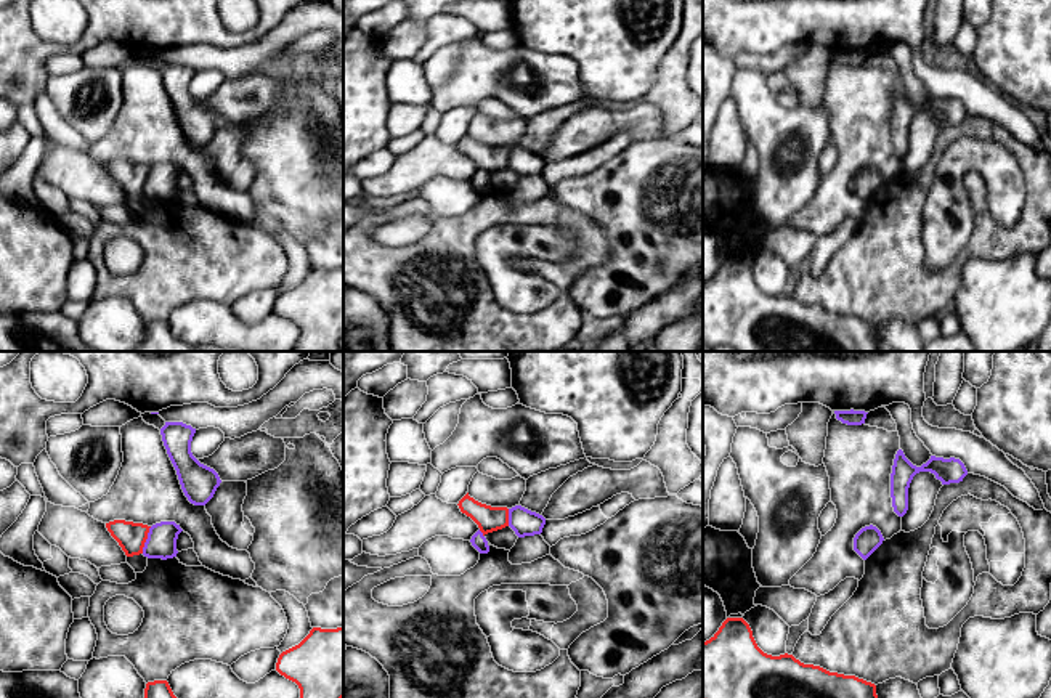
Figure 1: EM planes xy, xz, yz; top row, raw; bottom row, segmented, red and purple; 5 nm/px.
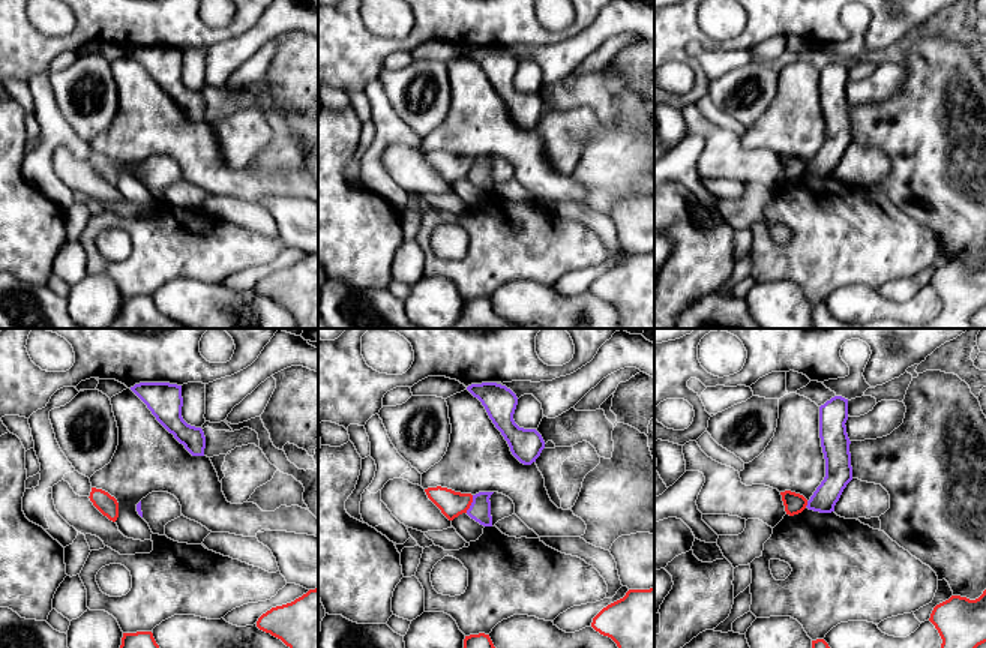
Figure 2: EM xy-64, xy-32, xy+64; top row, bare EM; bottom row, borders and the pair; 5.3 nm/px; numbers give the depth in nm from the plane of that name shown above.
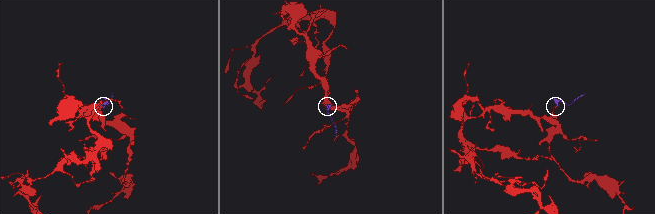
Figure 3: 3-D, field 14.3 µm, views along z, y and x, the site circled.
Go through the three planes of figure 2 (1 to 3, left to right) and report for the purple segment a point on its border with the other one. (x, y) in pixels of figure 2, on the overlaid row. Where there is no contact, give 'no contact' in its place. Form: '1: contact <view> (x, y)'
1: no contact
2: contact xy-32 (470, 504)
3: contact xy+64 (806, 504)

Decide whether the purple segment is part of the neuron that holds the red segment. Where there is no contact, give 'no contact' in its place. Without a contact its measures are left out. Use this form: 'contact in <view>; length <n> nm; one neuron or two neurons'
contact in xy; length 140 nm; two neurons

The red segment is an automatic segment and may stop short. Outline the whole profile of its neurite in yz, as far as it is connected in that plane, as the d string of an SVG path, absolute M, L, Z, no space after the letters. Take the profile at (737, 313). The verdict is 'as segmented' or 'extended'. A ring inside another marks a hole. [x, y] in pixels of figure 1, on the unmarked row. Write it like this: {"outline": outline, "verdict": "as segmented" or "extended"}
{"outline": "M727 258L719 271L703 282L703 342L709 347L732 347L737 351L879 351L874 324L804 305L788 294L767 295L757 287L753 271L743 258Z", "verdict": "as segmented"}

